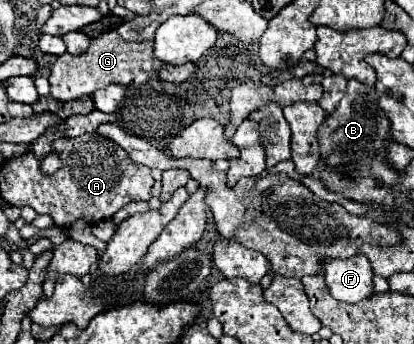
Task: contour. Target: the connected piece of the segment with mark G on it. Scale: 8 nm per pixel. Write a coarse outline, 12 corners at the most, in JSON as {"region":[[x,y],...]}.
{"region":[[101,33],[83,55],[51,65],[51,97],[71,101],[111,83],[141,85],[153,43]]}

